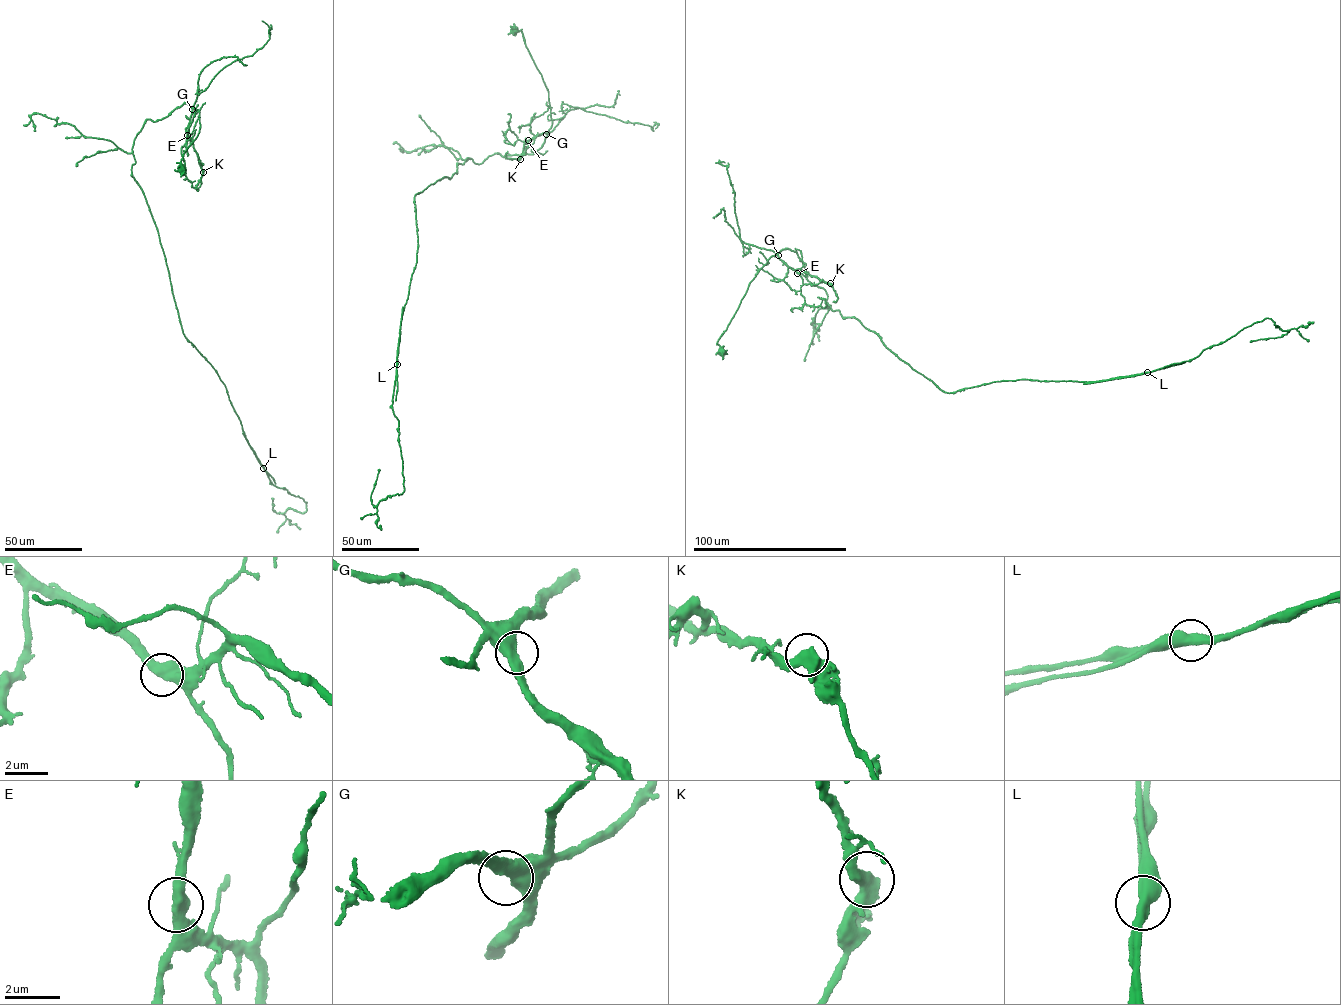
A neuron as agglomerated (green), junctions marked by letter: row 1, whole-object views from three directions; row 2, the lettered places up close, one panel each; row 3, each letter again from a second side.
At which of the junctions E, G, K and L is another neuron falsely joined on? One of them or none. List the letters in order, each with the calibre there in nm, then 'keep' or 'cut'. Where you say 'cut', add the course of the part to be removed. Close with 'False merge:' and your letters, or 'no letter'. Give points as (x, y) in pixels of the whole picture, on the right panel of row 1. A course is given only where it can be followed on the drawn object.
E: 480 nm | keep
G: 500 nm | keep
K: 480 nm | keep
L: 480 nm | cut | (1147, 372), (1083, 384)
False merge: L

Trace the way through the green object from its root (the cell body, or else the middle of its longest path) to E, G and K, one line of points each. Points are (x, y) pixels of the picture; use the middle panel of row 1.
E: (515, 29), (521, 31), (548, 90), (552, 121), (548, 132), (528, 140)
G: (515, 29), (521, 31), (548, 91), (552, 121), (546, 134)
K: (515, 29), (521, 31), (548, 90), (552, 121), (548, 132), (528, 140), (529, 146), (520, 159)

